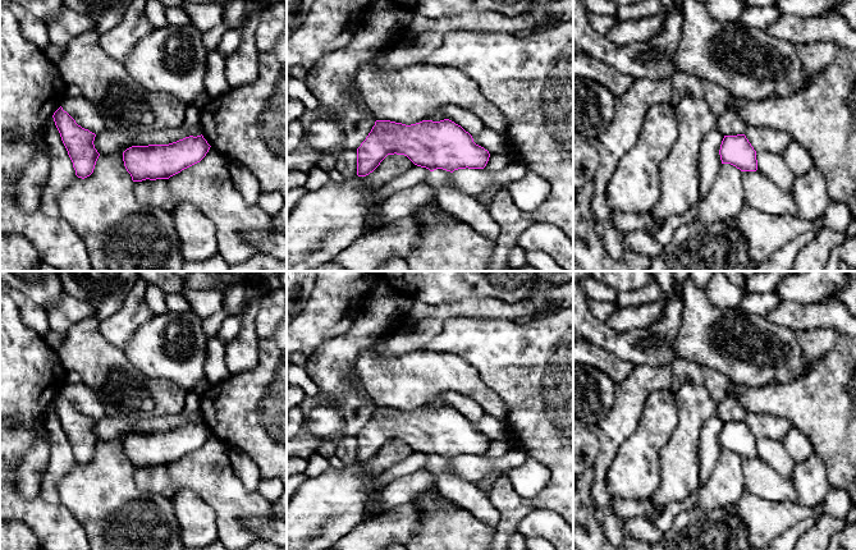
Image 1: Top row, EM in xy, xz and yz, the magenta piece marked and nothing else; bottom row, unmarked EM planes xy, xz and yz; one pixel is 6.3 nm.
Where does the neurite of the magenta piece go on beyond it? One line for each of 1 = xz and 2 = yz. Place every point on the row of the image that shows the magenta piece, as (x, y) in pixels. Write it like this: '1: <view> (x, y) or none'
1: none
2: none

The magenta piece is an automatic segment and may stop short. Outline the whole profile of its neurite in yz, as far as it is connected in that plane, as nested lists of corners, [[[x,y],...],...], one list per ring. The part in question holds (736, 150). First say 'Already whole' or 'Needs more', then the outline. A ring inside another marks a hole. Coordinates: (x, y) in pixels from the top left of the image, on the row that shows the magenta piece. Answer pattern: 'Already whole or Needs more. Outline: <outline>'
Already whole. Outline: [[[745,134],[724,136],[719,150],[722,164],[731,164],[741,171],[756,171],[756,151]]]

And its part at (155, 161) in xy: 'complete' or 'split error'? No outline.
complete

